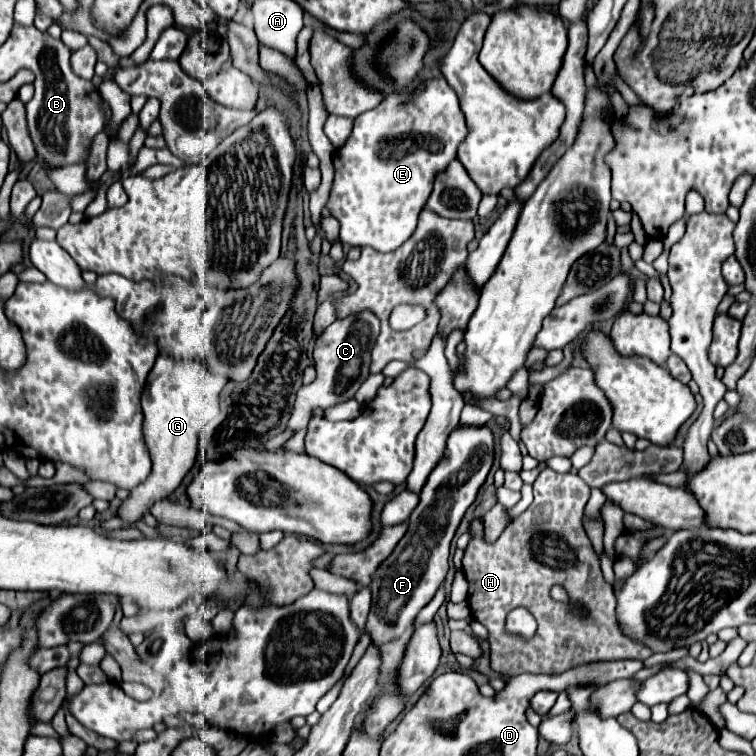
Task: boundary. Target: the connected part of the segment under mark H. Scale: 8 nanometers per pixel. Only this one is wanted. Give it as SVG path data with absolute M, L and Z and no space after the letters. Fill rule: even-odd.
M550 468L542 470L540 476L534 482L534 502L528 506L526 512L522 512L516 520L512 520L500 538L496 542L488 542L484 538L483 519L474 519L469 532L471 540L464 552L462 566L464 566L464 576L470 584L470 608L474 620L482 622L490 630L490 666L494 672L504 674L506 678L518 676L524 672L530 674L560 674L570 668L582 666L582 664L592 664L592 662L602 662L602 660L624 660L624 658L636 658L636 660L646 660L652 656L652 650L644 646L642 642L624 636L624 630L618 622L616 616L616 596L612 586L604 580L604 574L600 570L600 560L594 552L594 546L590 538L586 536L582 528L582 514L584 506L590 498L590 488L580 480L580 476L574 474L558 474ZM552 586L562 586L572 602L582 602L588 610L588 618L576 618L570 612L570 604L560 604L552 600L550 590ZM524 606L532 612L532 616L538 622L536 636L532 640L518 640L514 636L504 634L504 624L506 616L510 610Z

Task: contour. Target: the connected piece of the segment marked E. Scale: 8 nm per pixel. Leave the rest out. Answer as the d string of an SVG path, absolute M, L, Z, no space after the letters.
M432 78L428 80L426 90L414 102L404 104L408 96L408 92L394 92L376 108L356 116L354 132L334 154L336 176L328 208L332 210L332 216L340 220L340 240L344 244L358 248L370 246L378 252L392 252L404 244L404 240L412 236L418 214L432 194L436 176L444 172L452 160L458 158L458 146L468 130L452 86L444 78Z

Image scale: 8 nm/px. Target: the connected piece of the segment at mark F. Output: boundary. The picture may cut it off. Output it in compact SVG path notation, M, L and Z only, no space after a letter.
M460 424L456 426L448 440L446 440L446 450L442 460L436 464L436 468L430 472L422 492L420 492L420 504L416 506L416 510L410 516L410 524L408 524L408 532L406 536L398 542L396 550L386 558L386 562L376 570L370 590L372 590L372 612L368 616L366 622L366 630L372 634L372 642L378 644L384 652L384 664L380 668L380 678L378 678L378 686L382 686L382 694L374 700L374 712L366 718L364 728L370 734L378 734L382 732L402 710L404 700L396 694L394 690L394 676L398 670L398 662L404 654L404 646L412 636L412 624L416 614L432 600L432 596L436 594L436 590L442 586L446 572L448 572L448 552L450 552L450 542L452 536L464 516L464 512L468 510L468 506L476 500L478 488L484 484L490 468L492 468L492 460L494 460L494 434L488 426L468 426L468 424Z

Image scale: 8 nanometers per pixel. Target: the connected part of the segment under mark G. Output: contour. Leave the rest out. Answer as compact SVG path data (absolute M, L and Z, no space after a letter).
M158 356L154 368L148 374L148 382L142 394L144 426L148 450L152 450L152 476L140 488L134 488L130 498L120 506L120 516L128 522L140 520L148 506L164 496L170 496L192 470L198 458L198 434L202 426L212 420L220 410L220 392L228 384L228 376L210 372L200 360L172 360Z

